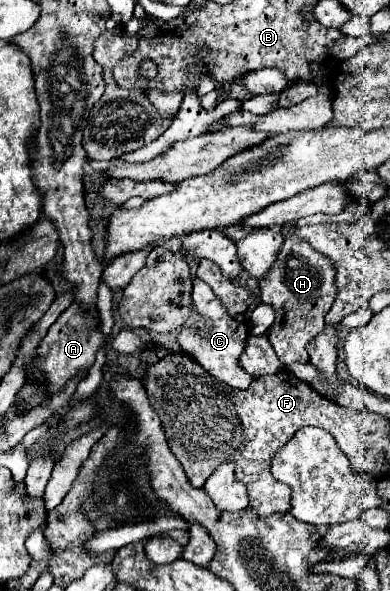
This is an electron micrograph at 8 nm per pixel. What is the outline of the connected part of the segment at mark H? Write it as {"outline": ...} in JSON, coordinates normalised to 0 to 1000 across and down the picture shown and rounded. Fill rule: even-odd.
{"outline":[[[733,377],[718,391],[728,401],[723,421],[713,425],[713,435],[692,452],[692,462],[682,462],[672,475],[662,475],[667,509],[697,516],[708,526],[708,540],[703,550],[692,553],[687,570],[718,611],[728,618],[759,611],[790,614],[795,601],[785,597],[785,584],[836,553],[831,533],[841,530],[862,503],[862,482],[856,482],[862,459],[856,445],[841,435],[805,425],[795,411],[764,404],[749,377]]]}

